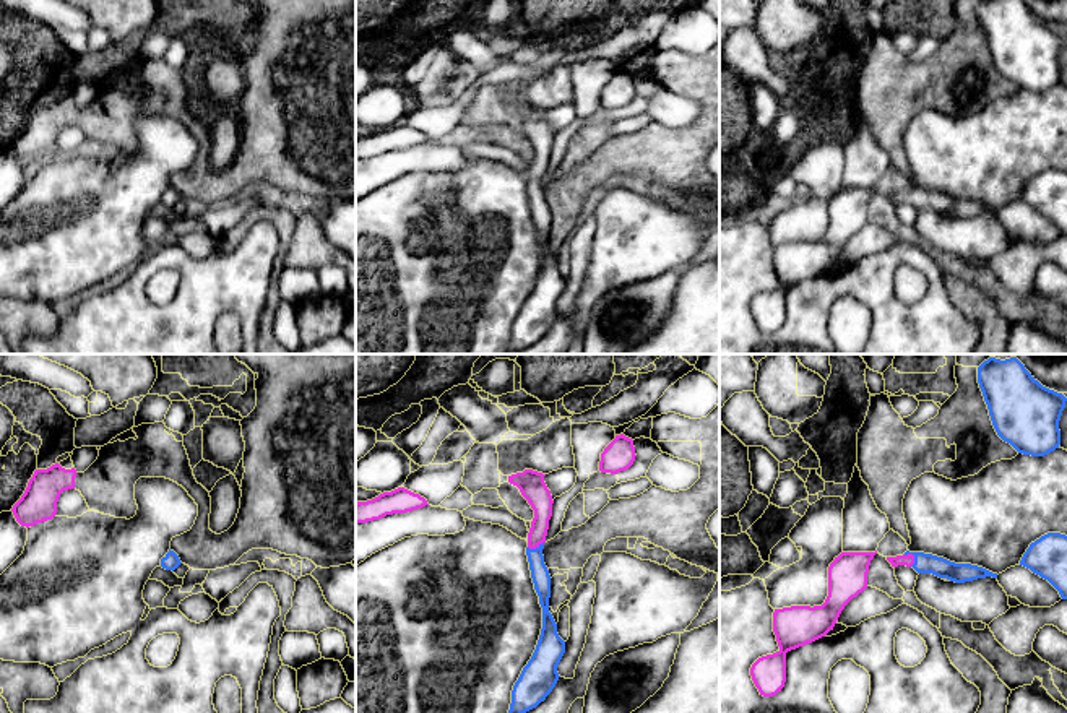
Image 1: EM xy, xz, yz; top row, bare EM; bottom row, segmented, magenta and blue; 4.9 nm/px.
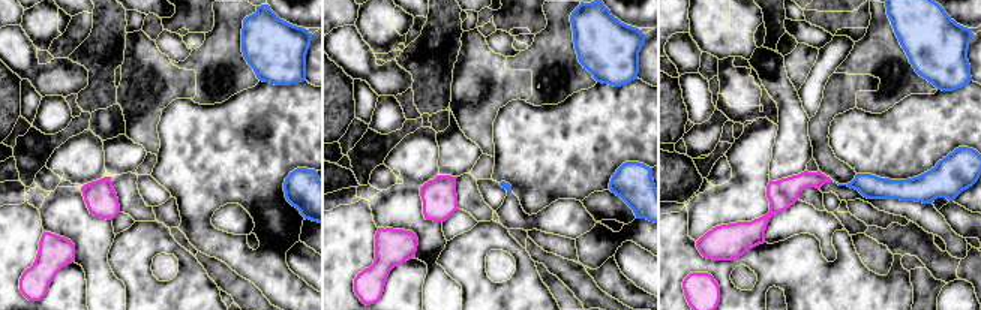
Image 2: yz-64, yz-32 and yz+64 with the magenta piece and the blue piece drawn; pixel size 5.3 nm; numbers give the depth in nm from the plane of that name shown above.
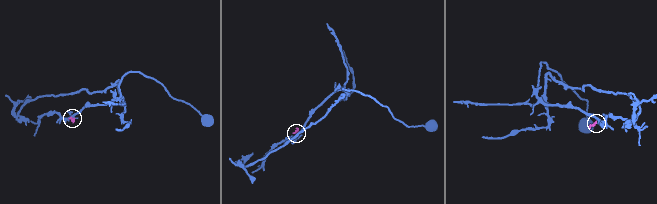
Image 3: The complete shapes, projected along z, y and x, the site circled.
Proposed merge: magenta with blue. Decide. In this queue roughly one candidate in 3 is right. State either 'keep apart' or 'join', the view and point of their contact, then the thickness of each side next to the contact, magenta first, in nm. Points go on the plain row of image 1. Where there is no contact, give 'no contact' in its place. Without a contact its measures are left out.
keep apart | yz (911, 190) | 60/100 nm

